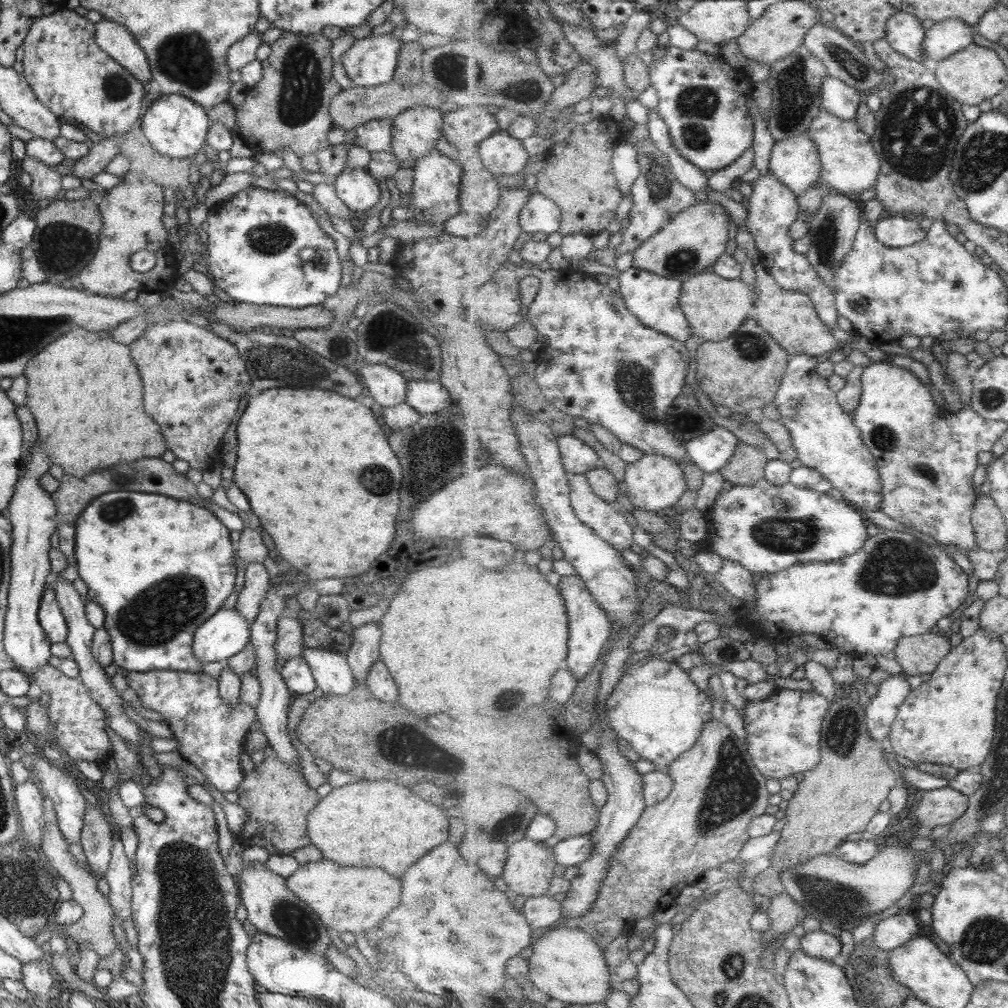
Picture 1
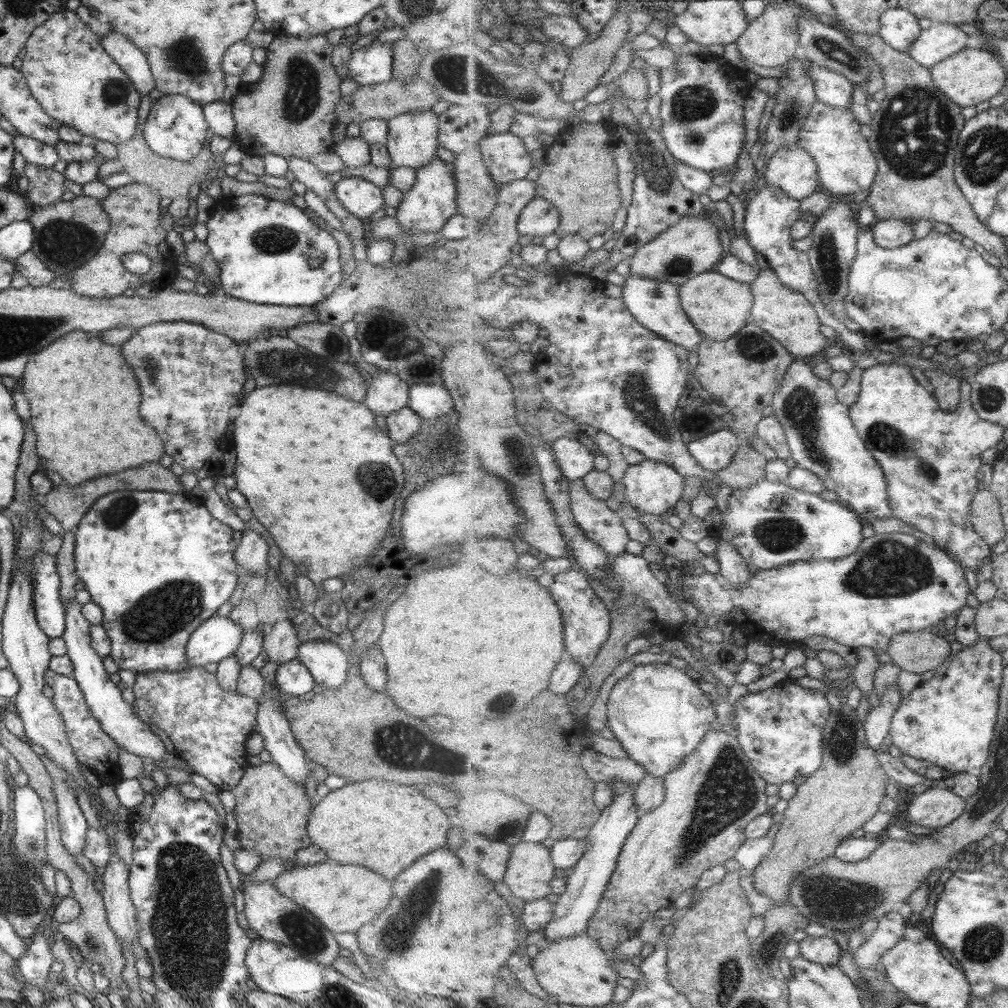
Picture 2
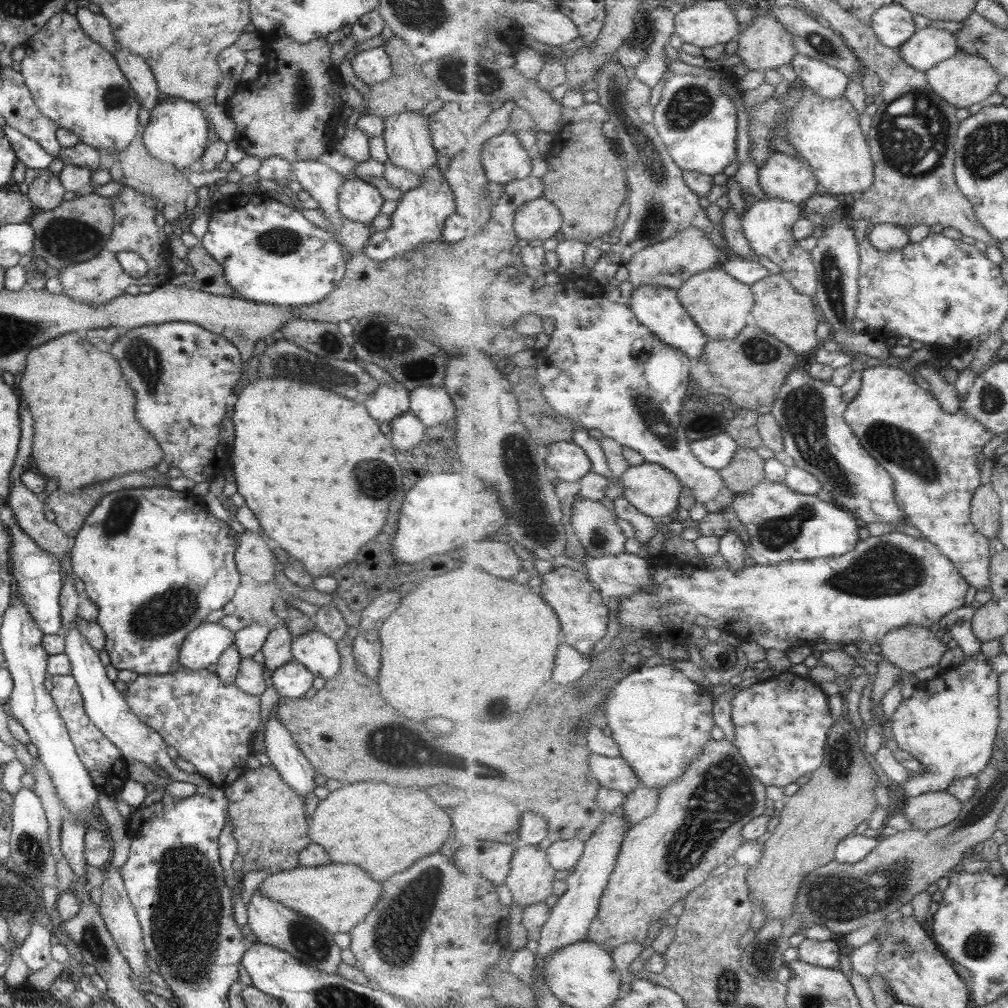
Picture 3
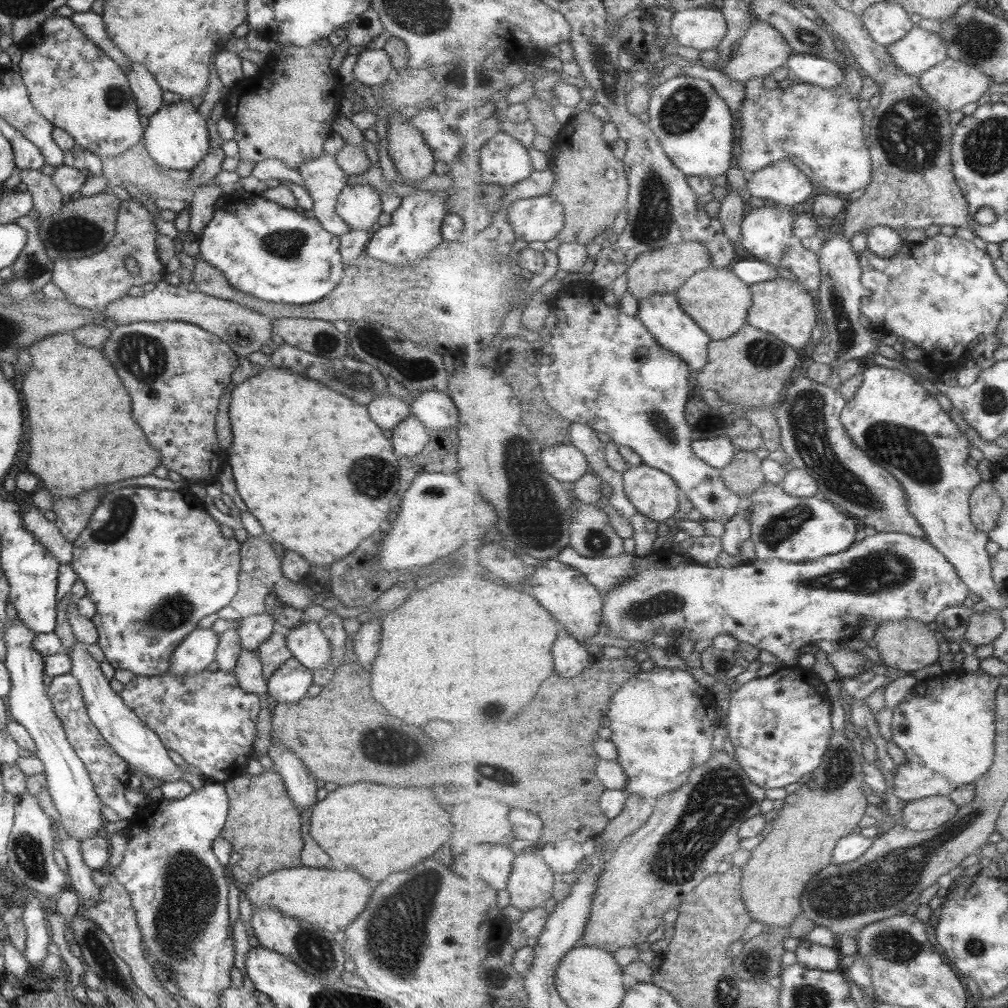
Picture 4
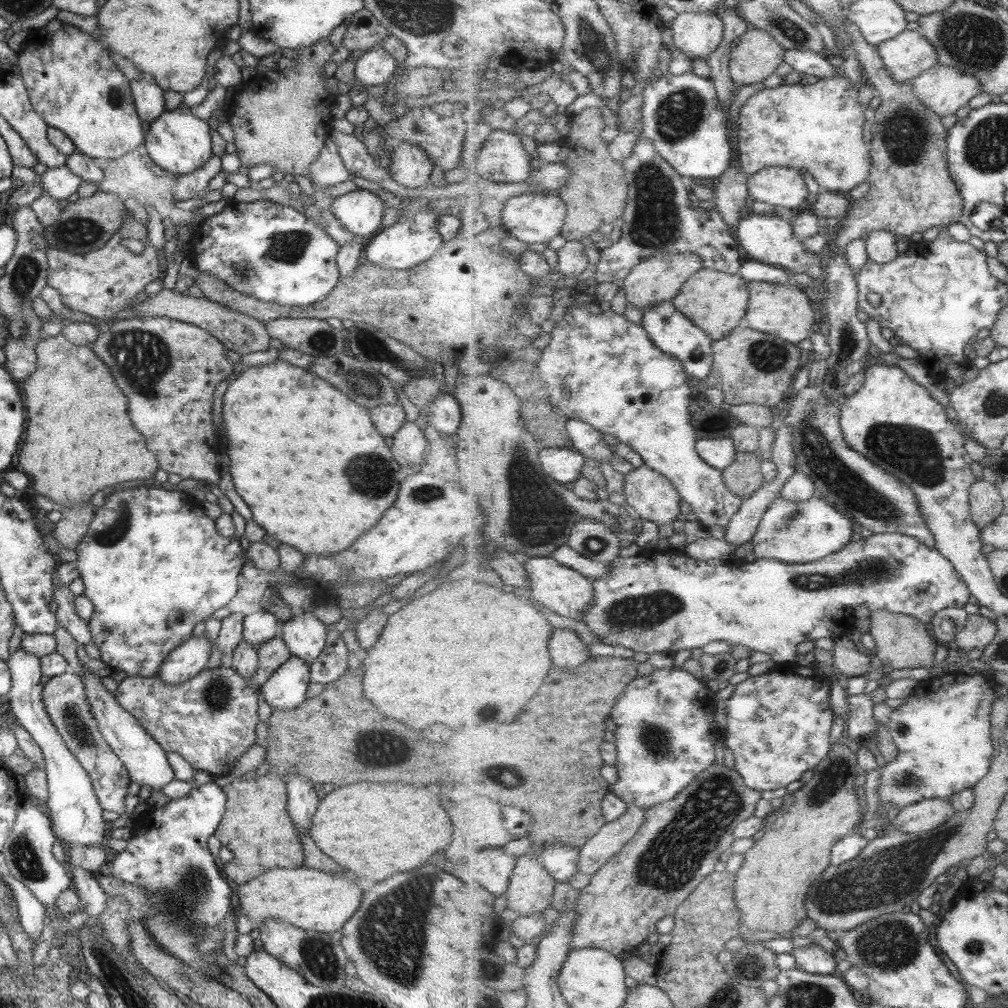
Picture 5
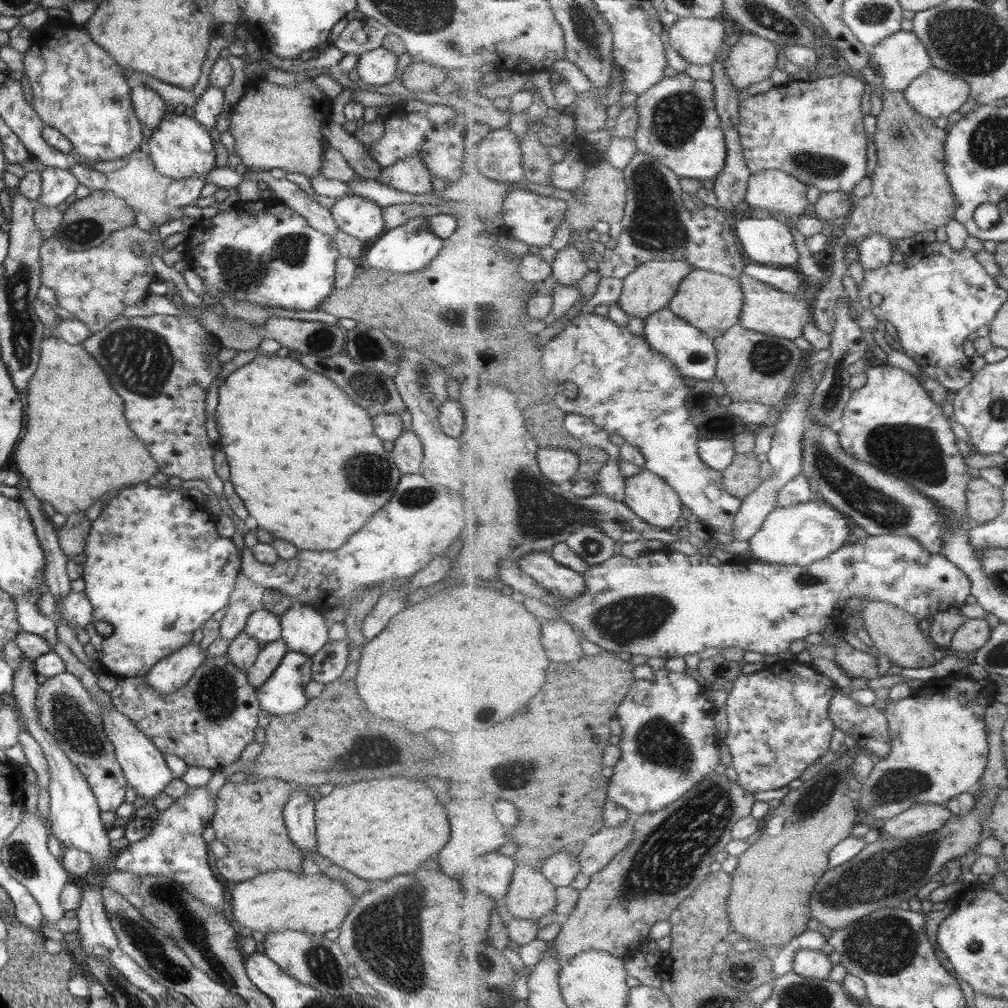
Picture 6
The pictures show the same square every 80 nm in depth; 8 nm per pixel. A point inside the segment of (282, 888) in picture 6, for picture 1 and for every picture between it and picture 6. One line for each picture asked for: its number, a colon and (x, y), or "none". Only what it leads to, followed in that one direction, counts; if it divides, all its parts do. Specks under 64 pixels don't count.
1: (345, 899)
2: (341, 897)
3: (336, 896)
4: (328, 899)
5: (309, 900)

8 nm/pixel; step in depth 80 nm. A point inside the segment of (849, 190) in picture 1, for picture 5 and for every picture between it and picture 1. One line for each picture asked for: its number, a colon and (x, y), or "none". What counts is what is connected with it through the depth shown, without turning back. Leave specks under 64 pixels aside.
2: (846, 164)
3: (826, 132)
4: (824, 128)
5: (816, 126)

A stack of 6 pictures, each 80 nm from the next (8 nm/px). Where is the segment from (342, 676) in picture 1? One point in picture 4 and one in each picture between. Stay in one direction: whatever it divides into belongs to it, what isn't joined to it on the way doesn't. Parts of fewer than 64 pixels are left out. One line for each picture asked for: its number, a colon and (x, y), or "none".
2: (325, 661)
3: (316, 652)
4: (307, 644)

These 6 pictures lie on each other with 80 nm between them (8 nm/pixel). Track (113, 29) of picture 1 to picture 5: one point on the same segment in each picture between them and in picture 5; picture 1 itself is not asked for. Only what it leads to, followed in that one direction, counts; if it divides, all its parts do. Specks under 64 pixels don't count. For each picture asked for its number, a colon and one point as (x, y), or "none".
2: (132, 62)
3: (141, 80)
4: (146, 92)
5: (147, 97)

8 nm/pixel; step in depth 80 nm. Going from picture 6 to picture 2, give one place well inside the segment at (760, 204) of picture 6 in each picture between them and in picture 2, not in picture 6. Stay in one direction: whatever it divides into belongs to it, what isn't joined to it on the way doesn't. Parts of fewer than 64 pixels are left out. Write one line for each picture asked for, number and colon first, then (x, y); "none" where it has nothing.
2: (792, 168)
3: (786, 177)
4: (783, 183)
5: (779, 186)

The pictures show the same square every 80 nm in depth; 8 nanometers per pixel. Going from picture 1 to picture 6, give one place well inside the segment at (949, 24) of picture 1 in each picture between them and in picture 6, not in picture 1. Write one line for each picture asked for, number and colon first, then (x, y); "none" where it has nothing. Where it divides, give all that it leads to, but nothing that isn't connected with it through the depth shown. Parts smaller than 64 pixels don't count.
2: (939, 42)
3: (929, 47)
4: (919, 51)
5: (906, 56)
6: (897, 61)

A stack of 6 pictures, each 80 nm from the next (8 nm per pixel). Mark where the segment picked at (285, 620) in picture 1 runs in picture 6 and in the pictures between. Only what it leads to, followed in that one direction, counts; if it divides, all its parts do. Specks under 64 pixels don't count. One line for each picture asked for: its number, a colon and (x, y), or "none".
2: (280, 643)
3: (276, 647)
4: (273, 652)
5: (271, 654)
6: (268, 658)

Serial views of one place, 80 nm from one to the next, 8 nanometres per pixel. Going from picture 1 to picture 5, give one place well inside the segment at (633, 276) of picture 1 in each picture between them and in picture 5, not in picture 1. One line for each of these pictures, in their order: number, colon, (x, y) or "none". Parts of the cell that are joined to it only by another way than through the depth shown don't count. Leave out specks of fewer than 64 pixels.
2: (656, 304)
3: (658, 308)
4: (674, 329)
5: (672, 331)

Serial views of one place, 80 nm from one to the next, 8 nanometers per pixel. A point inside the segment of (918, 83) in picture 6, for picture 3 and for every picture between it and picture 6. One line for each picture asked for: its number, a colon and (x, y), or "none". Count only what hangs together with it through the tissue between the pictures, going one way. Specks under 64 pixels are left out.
3: (965, 80)
4: (952, 83)
5: (945, 89)

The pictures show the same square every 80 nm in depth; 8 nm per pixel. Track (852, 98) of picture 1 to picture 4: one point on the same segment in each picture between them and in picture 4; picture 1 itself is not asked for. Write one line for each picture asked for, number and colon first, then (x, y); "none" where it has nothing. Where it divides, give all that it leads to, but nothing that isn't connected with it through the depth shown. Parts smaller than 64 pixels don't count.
2: (834, 88)
3: (829, 82)
4: (821, 72)

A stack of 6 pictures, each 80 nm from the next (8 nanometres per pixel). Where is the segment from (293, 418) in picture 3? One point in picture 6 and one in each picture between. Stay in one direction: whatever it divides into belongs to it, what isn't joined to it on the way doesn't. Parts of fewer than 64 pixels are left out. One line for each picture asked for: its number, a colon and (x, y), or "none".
4: (313, 469)
5: (315, 474)
6: (303, 458)

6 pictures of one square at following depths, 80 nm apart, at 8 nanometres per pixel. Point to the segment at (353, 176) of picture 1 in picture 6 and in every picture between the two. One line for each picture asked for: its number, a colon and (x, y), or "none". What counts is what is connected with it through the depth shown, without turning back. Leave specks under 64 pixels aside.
2: (359, 197)
3: (359, 202)
4: (359, 206)
5: (359, 211)
6: (356, 216)

